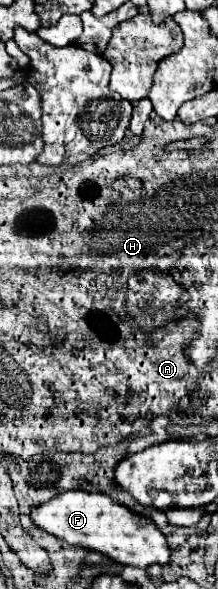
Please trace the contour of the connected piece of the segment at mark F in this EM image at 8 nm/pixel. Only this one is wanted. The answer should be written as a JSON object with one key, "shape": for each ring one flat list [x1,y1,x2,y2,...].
{"shape":[[68,490,52,498,50,502,32,508,32,520,48,534,88,550,96,550,118,564,148,568,150,564,168,564,170,546,160,528,148,518,126,506,114,502,106,494,88,494,84,490]]}

